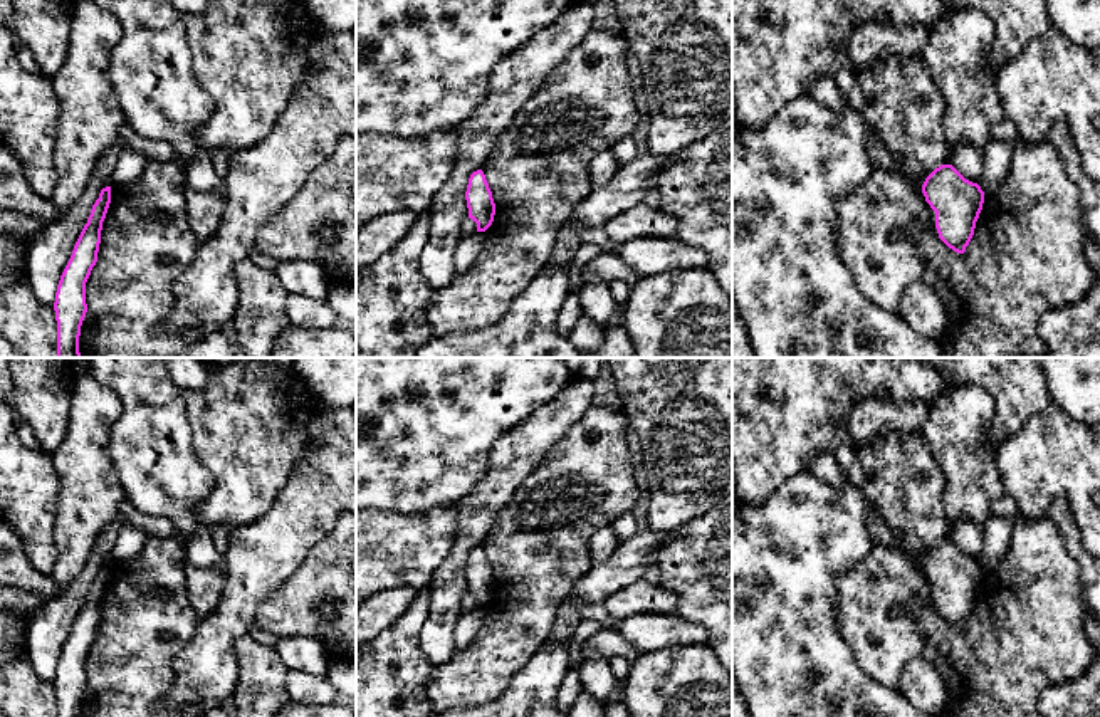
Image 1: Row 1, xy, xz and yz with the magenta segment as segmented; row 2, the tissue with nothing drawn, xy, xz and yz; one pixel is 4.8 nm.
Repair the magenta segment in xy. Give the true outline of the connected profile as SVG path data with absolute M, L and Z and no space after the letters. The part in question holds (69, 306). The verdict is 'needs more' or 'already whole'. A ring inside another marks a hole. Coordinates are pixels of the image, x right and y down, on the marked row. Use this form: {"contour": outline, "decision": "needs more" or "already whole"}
{"contour": "M111 186L92 205L55 292L57 358L81 358L79 336L87 312L86 282L97 262L102 222L111 203Z", "decision": "already whole"}

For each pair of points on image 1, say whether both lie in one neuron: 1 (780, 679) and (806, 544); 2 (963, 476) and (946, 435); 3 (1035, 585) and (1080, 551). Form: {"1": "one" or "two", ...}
{"1": "one", "2": "one", "3": "two"}

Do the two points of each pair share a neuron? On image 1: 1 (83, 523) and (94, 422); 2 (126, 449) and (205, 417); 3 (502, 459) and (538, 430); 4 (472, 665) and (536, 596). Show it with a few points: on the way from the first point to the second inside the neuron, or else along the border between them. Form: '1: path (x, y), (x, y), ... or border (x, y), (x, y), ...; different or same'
1: path (86, 497), (86, 447); same
2: border (180, 392), (192, 434), (192, 449), (199, 460); different
3: path (511, 452), (518, 450), (529, 439); same
4: path (489, 648), (521, 613); same

